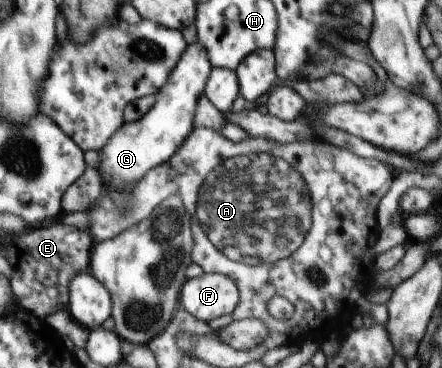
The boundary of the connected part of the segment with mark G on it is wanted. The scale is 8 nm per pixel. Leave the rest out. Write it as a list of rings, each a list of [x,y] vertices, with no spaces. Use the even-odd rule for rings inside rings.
[[[199,41],[189,44],[175,64],[167,84],[157,92],[153,108],[132,124],[119,128],[107,144],[99,151],[100,165],[97,168],[103,180],[104,189],[133,192],[135,184],[156,166],[165,164],[177,152],[183,141],[194,129],[194,118],[199,96],[204,94],[205,84],[212,66],[207,52]]]

